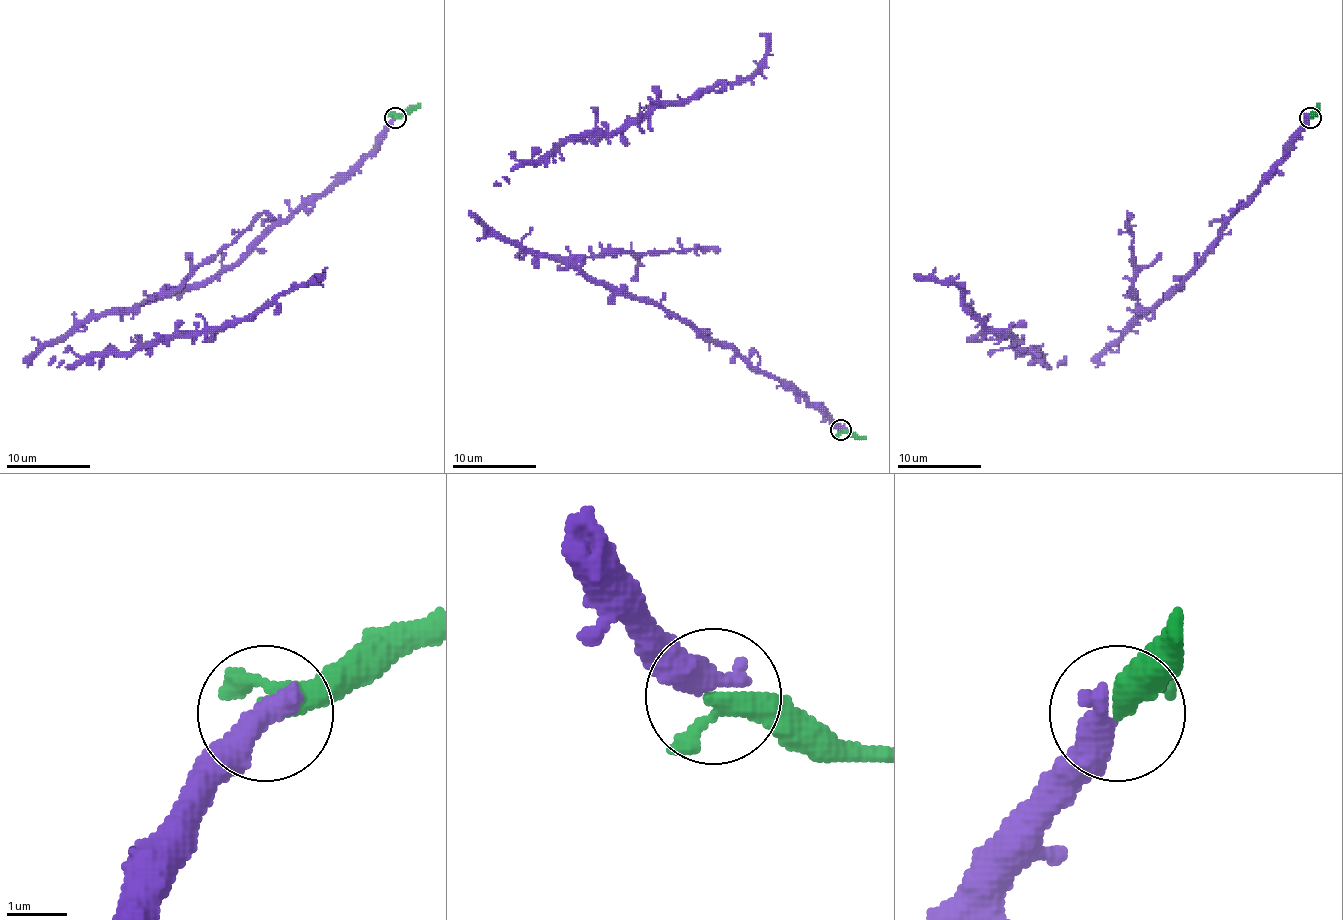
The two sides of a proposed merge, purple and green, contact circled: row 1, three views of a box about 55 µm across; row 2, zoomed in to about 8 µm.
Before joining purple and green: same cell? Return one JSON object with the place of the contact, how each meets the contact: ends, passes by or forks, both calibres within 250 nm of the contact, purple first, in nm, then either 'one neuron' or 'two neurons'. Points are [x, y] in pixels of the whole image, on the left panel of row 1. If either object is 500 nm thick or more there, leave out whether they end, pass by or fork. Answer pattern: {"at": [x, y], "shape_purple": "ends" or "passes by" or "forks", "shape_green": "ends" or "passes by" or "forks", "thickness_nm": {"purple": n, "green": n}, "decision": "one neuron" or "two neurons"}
{"at": [395, 117], "thickness_nm": {"purple": 550, "green": 320}, "decision": "one neuron"}

